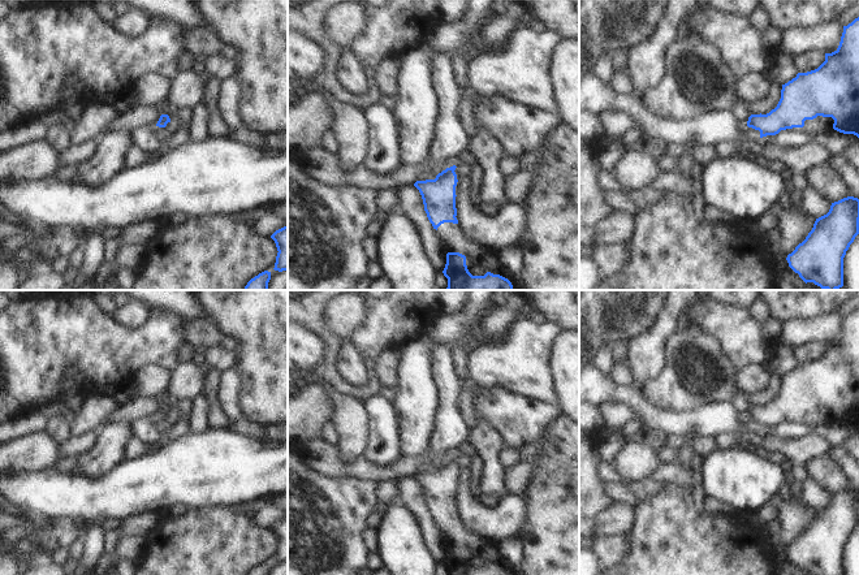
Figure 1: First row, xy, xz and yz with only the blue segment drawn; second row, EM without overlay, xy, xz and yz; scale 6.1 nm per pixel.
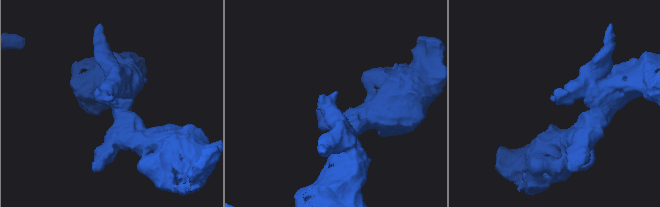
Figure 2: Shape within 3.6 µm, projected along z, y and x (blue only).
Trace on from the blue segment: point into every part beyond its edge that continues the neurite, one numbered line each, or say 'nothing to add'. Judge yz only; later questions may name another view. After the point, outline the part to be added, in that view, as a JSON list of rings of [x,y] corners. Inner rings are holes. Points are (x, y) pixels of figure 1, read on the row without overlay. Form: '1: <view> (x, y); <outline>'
nothing to add

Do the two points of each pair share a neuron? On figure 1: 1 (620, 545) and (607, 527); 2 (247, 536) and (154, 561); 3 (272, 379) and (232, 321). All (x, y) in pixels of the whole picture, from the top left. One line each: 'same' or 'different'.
1: different
2: same
3: same

